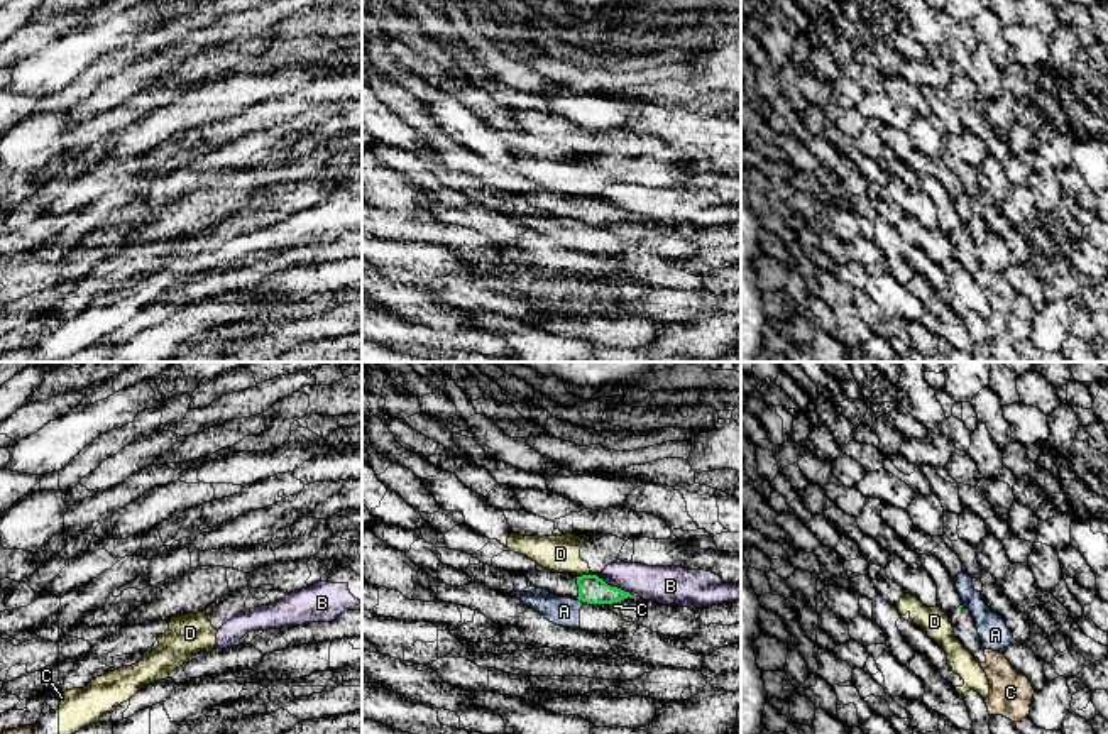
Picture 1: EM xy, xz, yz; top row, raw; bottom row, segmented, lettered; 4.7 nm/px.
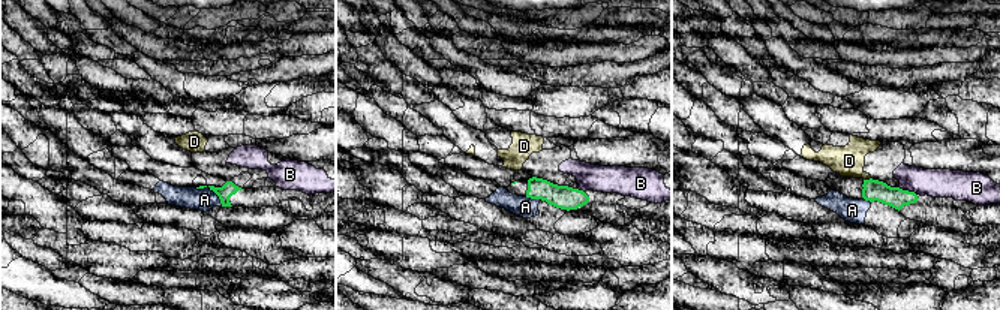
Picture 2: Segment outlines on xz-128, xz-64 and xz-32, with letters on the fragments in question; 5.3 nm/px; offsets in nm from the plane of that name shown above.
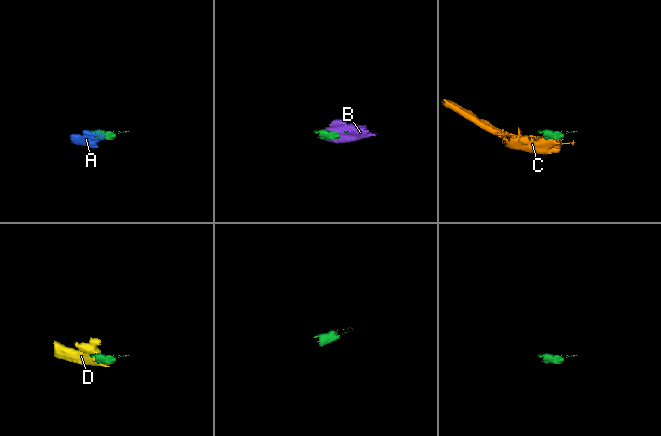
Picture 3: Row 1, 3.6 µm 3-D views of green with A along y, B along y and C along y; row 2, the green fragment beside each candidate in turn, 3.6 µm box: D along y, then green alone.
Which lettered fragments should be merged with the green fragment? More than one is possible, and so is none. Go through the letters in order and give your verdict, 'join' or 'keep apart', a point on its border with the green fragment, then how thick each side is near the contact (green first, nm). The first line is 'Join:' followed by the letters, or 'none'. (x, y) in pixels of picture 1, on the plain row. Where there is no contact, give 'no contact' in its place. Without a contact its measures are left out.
Join: none
A: keep apart | xz (581, 220) | 130/140 nm
B: keep apart | xz (614, 208) | 130/180 nm
C: keep apart | xz (611, 224) | 130/50 nm
D: keep apart | xz (584, 197) | 130/180 nm

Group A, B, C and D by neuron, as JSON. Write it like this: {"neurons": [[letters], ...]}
{"neurons": [["A"], ["B", "D"], ["C"]]}

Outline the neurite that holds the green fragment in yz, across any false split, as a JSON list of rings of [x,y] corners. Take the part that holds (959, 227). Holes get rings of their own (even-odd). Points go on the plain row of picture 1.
[[[959,227],[952,235],[949,235],[949,240],[954,249],[954,257],[961,266],[981,284],[986,284],[985,269],[969,230]]]

